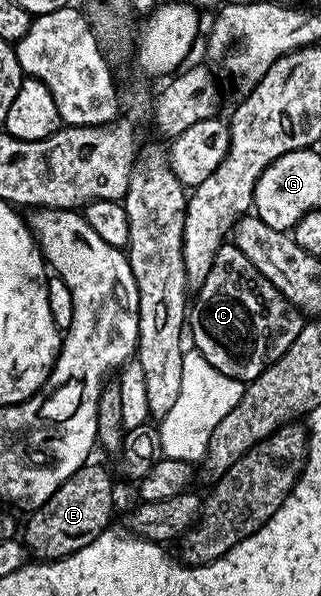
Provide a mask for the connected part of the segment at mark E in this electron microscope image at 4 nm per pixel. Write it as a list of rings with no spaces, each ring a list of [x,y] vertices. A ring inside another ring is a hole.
[[[86,464],[74,474],[43,505],[28,515],[29,523],[23,526],[25,549],[37,560],[66,558],[79,548],[87,548],[105,530],[110,529],[113,518],[113,478],[101,466]]]

